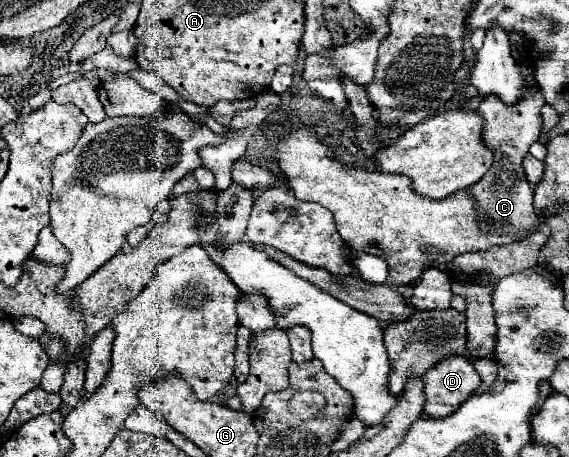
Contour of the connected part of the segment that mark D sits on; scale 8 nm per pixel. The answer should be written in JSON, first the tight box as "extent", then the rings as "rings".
{"extent":[422,357,480,417],"rings":[[[464,357],[440,361],[422,381],[426,393],[424,413],[430,417],[448,417],[480,387],[478,371]]]}

